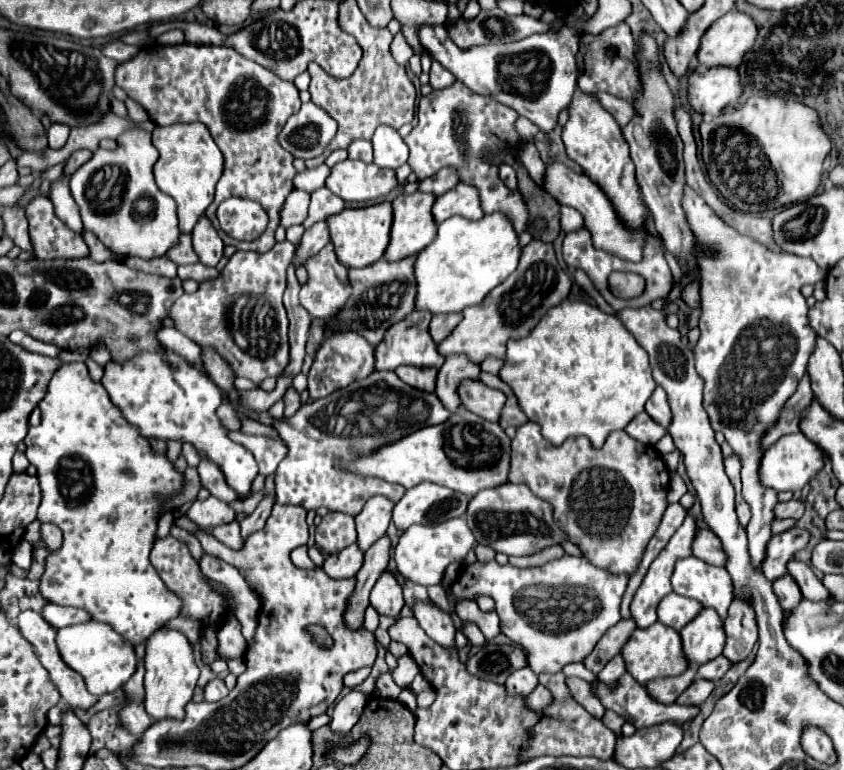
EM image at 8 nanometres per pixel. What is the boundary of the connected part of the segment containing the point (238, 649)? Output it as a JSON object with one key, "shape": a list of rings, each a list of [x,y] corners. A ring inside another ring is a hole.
{"shape":[[[230,618],[218,630],[218,654],[224,658],[242,658],[244,650],[246,650],[246,644],[240,632],[240,622],[236,618]]]}

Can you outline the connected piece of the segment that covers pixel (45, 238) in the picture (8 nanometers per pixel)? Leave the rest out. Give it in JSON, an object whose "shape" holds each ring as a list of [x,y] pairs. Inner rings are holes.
{"shape":[[[34,198],[26,206],[30,224],[30,240],[34,256],[46,258],[82,258],[88,256],[88,246],[80,234],[72,232],[54,216],[54,206],[48,198]]]}

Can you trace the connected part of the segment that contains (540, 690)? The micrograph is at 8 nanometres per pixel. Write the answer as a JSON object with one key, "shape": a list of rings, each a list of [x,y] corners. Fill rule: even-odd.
{"shape":[[[538,684],[530,694],[526,694],[526,708],[540,710],[540,708],[548,706],[550,702],[552,702],[552,696],[550,696],[550,692],[542,684]]]}

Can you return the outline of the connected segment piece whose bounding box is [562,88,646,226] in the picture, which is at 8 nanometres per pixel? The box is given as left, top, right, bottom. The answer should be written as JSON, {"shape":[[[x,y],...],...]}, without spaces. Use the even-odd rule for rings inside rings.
{"shape":[[[576,88],[572,102],[568,104],[568,122],[564,126],[562,140],[566,146],[566,154],[576,164],[580,164],[580,168],[590,180],[600,184],[600,188],[606,192],[606,196],[618,210],[618,216],[628,226],[644,226],[646,206],[642,202],[642,194],[634,176],[634,164],[630,160],[626,140],[614,116],[610,116],[602,108],[602,104],[598,104],[594,94],[586,94],[580,88]]]}

